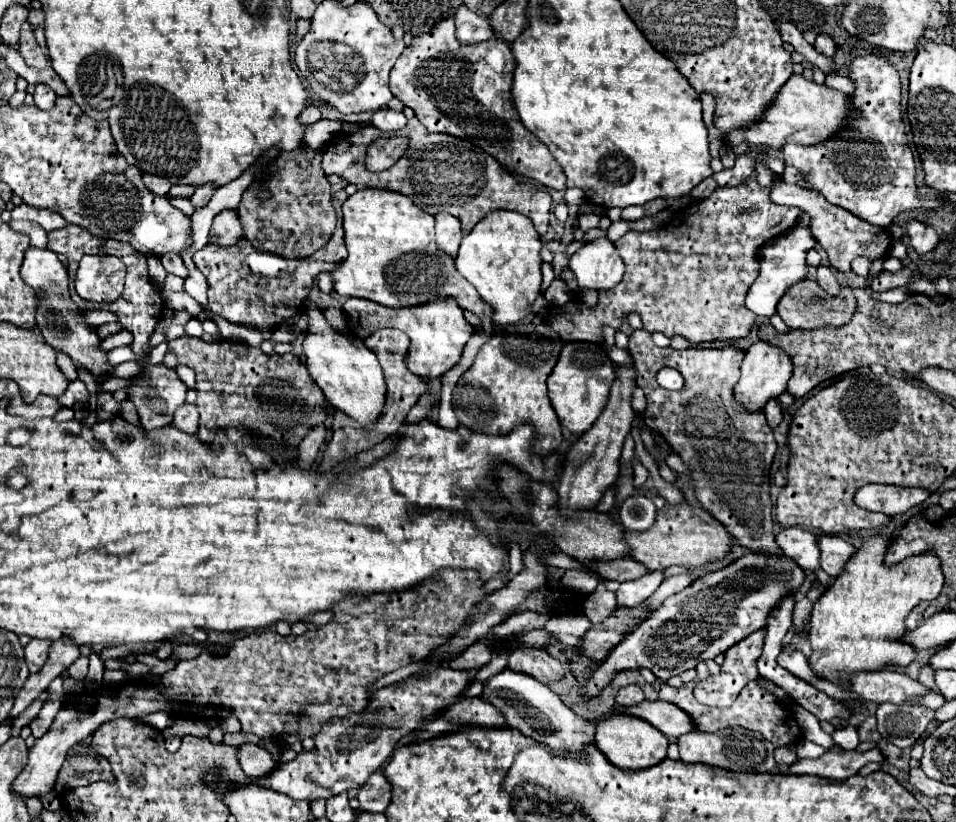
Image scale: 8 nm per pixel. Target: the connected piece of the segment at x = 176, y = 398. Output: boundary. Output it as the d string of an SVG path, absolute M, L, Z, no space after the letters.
M146 362L144 372L132 380L130 400L140 414L142 426L154 430L170 424L176 408L184 404L188 390L176 372L164 368L164 364L152 366Z

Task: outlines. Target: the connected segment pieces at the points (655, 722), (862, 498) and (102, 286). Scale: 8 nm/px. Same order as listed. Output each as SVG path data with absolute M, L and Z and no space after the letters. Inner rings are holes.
M644 700L642 704L636 704L630 708L618 708L616 712L646 720L648 724L658 728L668 740L676 740L678 736L694 730L694 724L690 724L692 720L690 720L690 716L686 716L686 712L682 712L680 708L676 708L670 702L662 702L662 700L656 700L656 702Z
M870 484L862 486L854 494L854 502L860 508L882 512L886 516L904 514L914 506L920 506L930 492L922 488L902 488L902 486L882 486L882 484Z
M84 255L74 281L76 292L84 300L114 302L124 290L126 266L120 258L108 255Z

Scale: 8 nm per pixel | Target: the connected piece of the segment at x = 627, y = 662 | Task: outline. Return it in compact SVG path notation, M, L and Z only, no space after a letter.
M748 552L718 572L708 572L682 592L666 598L662 606L644 620L620 646L598 666L582 688L582 700L592 700L616 672L648 668L666 682L668 678L692 670L698 662L716 658L766 624L766 616L788 594L794 594L804 580L804 572L786 556L764 556Z

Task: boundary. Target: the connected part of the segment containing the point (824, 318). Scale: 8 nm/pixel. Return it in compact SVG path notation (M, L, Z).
M806 280L788 290L788 294L778 304L778 314L790 326L790 330L814 330L814 328L838 328L842 324L848 324L852 320L852 314L856 312L856 300L852 294L852 288L842 288L840 296L832 298L828 292L824 292L818 282Z

